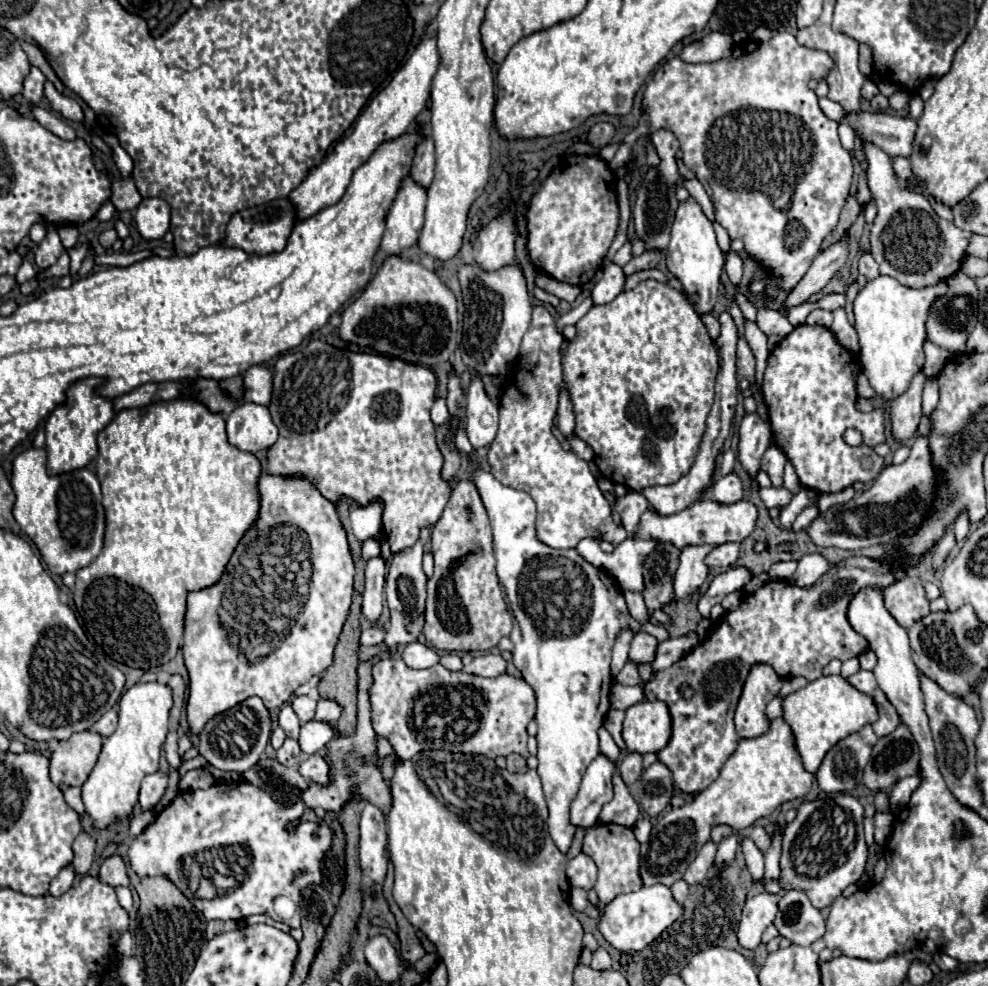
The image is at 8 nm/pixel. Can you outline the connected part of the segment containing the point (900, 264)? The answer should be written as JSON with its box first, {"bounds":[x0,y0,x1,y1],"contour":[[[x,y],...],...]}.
{"bounds":[864,142,972,288],"contour":[[[864,142],[864,152],[868,158],[868,186],[878,206],[878,216],[870,234],[870,254],[880,264],[880,274],[894,278],[908,288],[934,286],[956,274],[962,266],[972,234],[956,228],[952,222],[942,220],[926,196],[900,184],[886,152],[870,142]]]}

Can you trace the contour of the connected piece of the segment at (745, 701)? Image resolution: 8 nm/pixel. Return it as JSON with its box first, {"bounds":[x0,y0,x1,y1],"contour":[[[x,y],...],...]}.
{"bounds":[734,664,784,738],"contour":[[[766,664],[752,666],[734,716],[740,738],[760,736],[768,730],[770,720],[764,708],[772,698],[778,696],[782,684],[784,680],[774,672],[772,666]]]}

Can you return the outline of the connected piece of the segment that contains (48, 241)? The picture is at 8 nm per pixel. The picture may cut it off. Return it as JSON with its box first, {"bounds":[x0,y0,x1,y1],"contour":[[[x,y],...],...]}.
{"bounds":[36,232,64,270],"contour":[[[48,232],[46,238],[38,244],[36,248],[36,266],[40,270],[46,270],[50,268],[52,264],[56,264],[58,256],[64,252],[64,246],[60,242],[60,236],[58,232]]]}

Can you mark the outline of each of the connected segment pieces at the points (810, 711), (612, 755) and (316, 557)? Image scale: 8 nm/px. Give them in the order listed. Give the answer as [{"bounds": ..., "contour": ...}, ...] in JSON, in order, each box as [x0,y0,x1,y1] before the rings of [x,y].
[{"bounds":[784,674,878,772],"contour":[[[840,674],[822,676],[784,698],[784,720],[790,724],[796,736],[796,748],[808,772],[816,772],[824,754],[832,746],[866,724],[876,722],[876,716],[878,712],[872,696],[852,688],[852,684],[848,684],[848,680]]]},{"bounds":[598,726,620,763],"contour":[[[603,726],[598,730],[598,735],[600,752],[616,763],[620,756],[620,749],[614,743],[613,738]]]},{"bounds":[182,472,354,736],"contour":[[[264,472],[260,476],[258,488],[260,488],[260,516],[258,516],[256,524],[240,540],[238,548],[234,550],[234,554],[232,554],[232,558],[230,558],[230,562],[226,566],[224,576],[220,578],[218,584],[188,594],[188,606],[186,606],[186,618],[184,618],[184,646],[182,646],[182,654],[184,654],[184,664],[186,664],[186,670],[188,670],[188,676],[190,676],[186,716],[188,716],[190,734],[194,734],[194,736],[202,732],[204,724],[212,716],[216,716],[216,714],[220,714],[220,712],[224,712],[224,710],[244,702],[250,696],[260,696],[268,710],[280,708],[284,702],[290,700],[290,696],[294,694],[294,690],[298,686],[306,684],[316,674],[320,676],[332,664],[334,646],[338,642],[338,636],[342,632],[342,626],[344,626],[344,620],[348,616],[348,608],[350,608],[350,602],[352,602],[354,562],[352,562],[352,556],[350,556],[350,550],[348,550],[346,532],[344,532],[344,528],[342,528],[342,524],[338,520],[338,514],[336,514],[336,506],[330,500],[326,500],[314,488],[314,484],[310,480],[304,480],[304,478],[282,478],[282,476],[272,476],[272,474]]]}]

